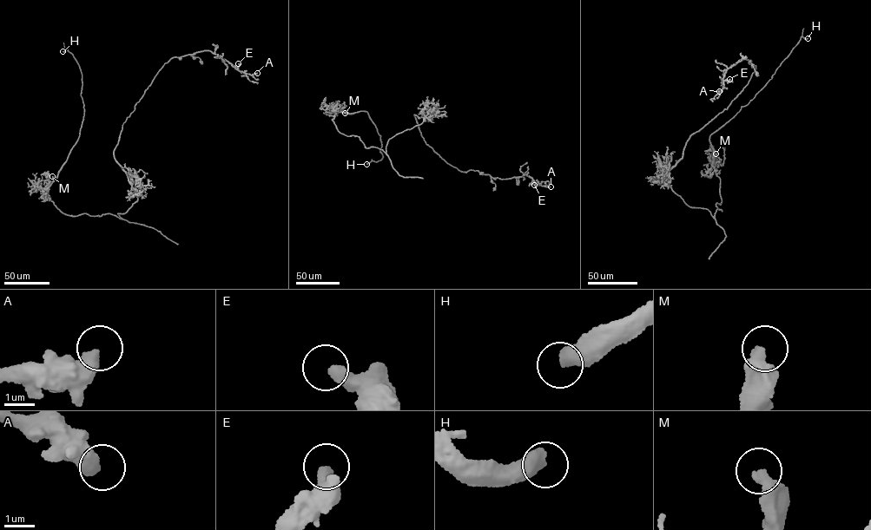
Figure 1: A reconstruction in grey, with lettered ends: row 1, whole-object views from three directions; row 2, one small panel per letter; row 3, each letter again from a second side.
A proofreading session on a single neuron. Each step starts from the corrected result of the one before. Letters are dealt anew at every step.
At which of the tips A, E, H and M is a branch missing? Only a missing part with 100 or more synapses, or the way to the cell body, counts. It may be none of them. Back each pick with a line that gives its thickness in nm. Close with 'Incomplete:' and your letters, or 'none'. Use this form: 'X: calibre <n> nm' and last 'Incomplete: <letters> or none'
H: calibre 550 nm
Incomplete: H

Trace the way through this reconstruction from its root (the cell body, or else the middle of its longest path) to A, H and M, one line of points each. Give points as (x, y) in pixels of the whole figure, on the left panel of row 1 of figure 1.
A: (127, 211), (137, 199), (114, 151), (123, 123), (163, 64), (207, 50), (239, 70), (257, 73)
H: (127, 211), (118, 213), (122, 219), (73, 216), (49, 199), (84, 114), (79, 66), (62, 51)
M: (127, 211), (118, 213), (122, 219), (107, 213), (64, 213), (49, 199), (48, 189), (52, 176)

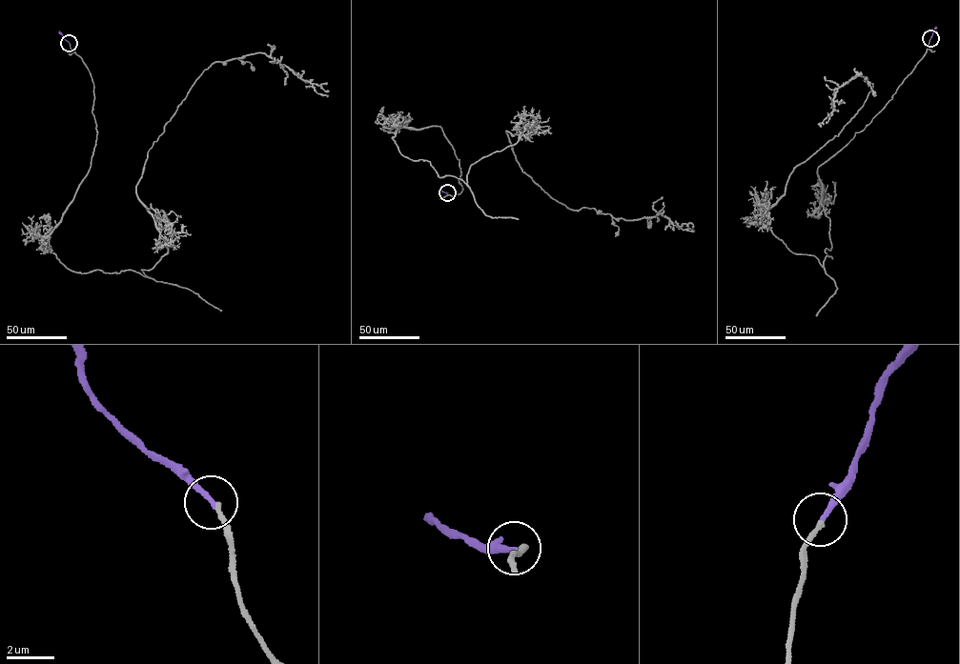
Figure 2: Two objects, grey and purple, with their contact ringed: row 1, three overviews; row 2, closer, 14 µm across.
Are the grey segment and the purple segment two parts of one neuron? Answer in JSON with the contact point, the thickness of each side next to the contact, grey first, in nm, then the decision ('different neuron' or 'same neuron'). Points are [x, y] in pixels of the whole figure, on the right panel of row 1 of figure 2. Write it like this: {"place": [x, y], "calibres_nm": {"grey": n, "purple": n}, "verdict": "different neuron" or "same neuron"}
{"place": [930, 38], "calibres_nm": {"grey": 200, "purple": 240}, "verdict": "same neuron"}

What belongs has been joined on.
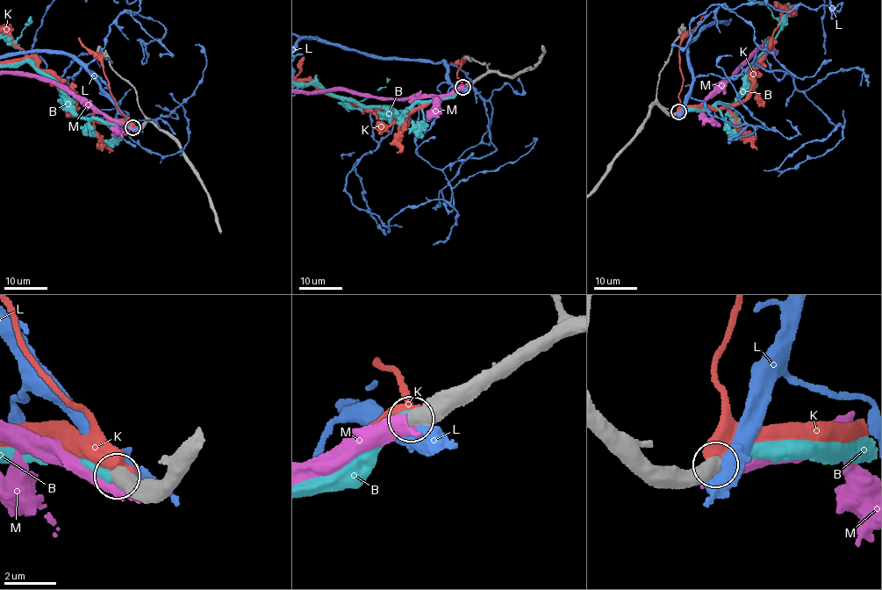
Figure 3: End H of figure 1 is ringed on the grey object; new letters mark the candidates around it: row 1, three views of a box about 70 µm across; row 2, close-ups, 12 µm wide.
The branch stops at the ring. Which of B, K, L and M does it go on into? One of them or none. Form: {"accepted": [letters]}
{"accepted": ["B"]}

